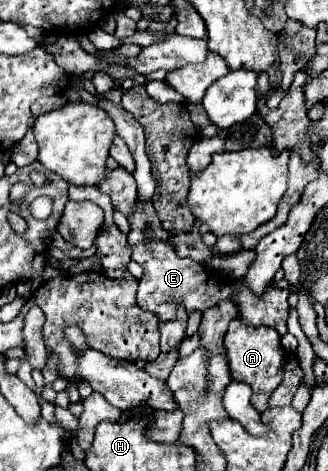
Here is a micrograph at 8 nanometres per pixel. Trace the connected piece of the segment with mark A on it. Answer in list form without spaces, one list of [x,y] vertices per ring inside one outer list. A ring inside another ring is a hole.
[[[235,318],[229,324],[229,330],[225,334],[225,348],[227,348],[227,360],[229,360],[229,370],[231,370],[233,380],[249,384],[253,390],[253,396],[251,396],[253,408],[257,408],[257,412],[265,412],[271,392],[283,380],[281,336],[277,336],[277,330],[269,326],[247,326]]]

